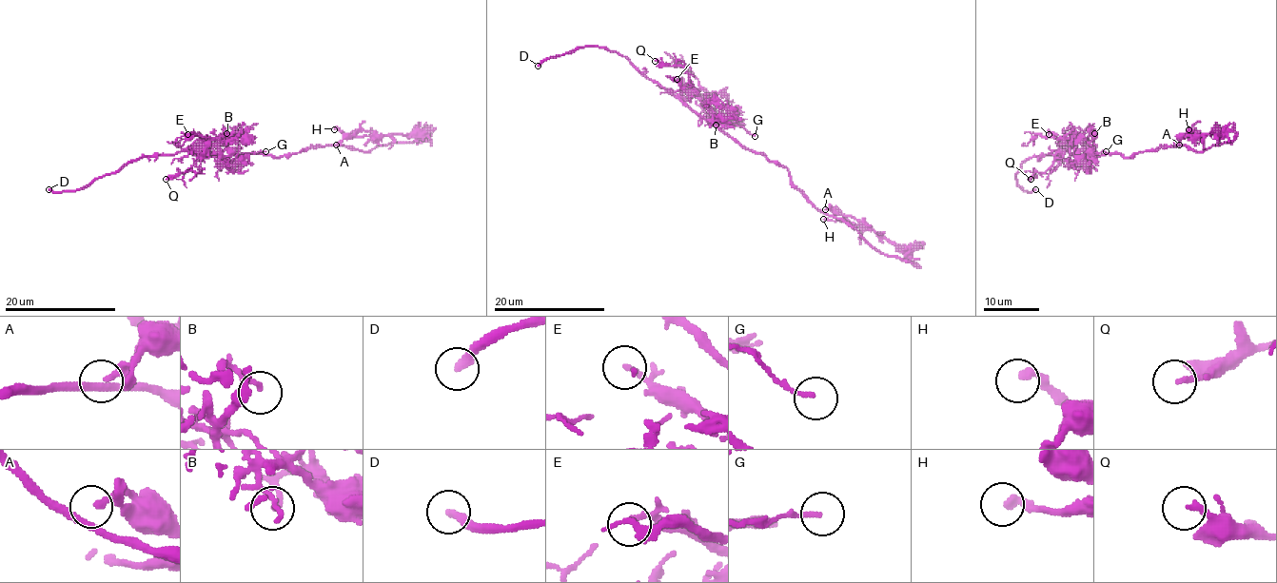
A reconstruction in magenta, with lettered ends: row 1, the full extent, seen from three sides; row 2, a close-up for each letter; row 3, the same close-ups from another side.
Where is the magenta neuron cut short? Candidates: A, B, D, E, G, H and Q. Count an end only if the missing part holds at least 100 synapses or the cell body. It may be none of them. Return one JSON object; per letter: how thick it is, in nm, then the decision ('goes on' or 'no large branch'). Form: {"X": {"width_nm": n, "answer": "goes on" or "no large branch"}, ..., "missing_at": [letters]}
{"A": {"width_nm": 150, "answer": "no large branch"}, "B": {"width_nm": 160, "answer": "no large branch"}, "D": {"width_nm": 280, "answer": "goes on"}, "E": {"width_nm": 120, "answer": "no large branch"}, "G": {"width_nm": 120, "answer": "no large branch"}, "H": {"width_nm": 280, "answer": "no large branch"}, "Q": {"width_nm": 180, "answer": "no large branch"}, "missing_at": ["D"]}

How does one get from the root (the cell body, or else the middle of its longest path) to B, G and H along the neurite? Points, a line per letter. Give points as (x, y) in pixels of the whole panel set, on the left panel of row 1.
B: (288, 154), (280, 157), (229, 155), (226, 145), (235, 132), (229, 127), (226, 133)
G: (288, 154), (280, 157), (229, 155), (265, 151)
H: (288, 154), (325, 145), (370, 151), (383, 145), (421, 142), (426, 134), (334, 129)

